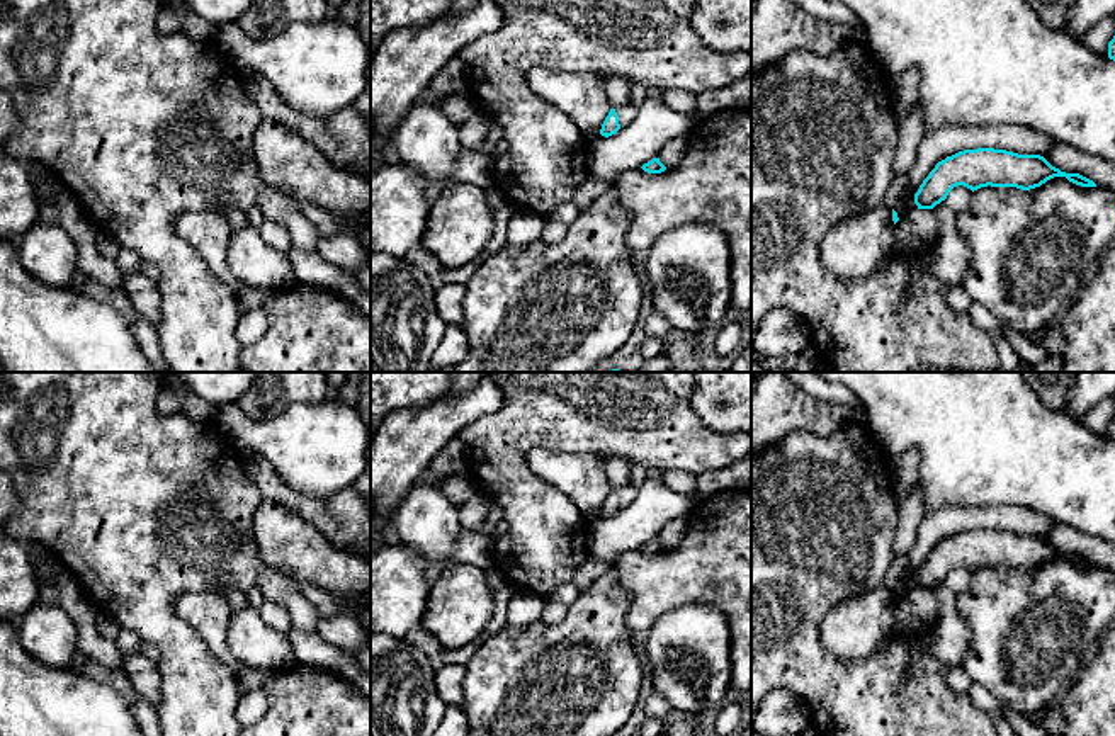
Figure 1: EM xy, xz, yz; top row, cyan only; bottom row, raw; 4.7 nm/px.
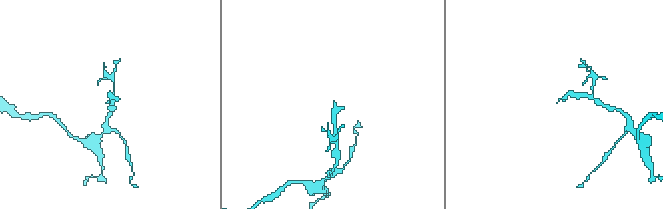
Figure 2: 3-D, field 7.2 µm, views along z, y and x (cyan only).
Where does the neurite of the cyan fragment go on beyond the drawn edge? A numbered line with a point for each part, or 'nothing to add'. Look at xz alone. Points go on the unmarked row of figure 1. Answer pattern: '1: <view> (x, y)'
1: xz (626, 493)

